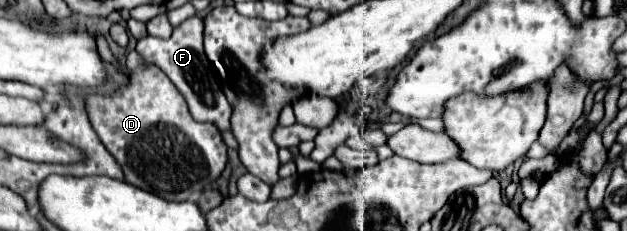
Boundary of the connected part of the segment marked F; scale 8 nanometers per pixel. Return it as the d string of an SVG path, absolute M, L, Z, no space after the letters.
M191 16L185 22L181 22L177 28L173 28L171 38L155 38L155 36L145 36L137 42L137 54L151 66L161 68L169 80L175 84L175 88L183 94L189 112L195 120L199 122L211 122L219 130L231 132L231 106L215 78L215 70L211 62L207 60L203 52L203 20L199 16Z

